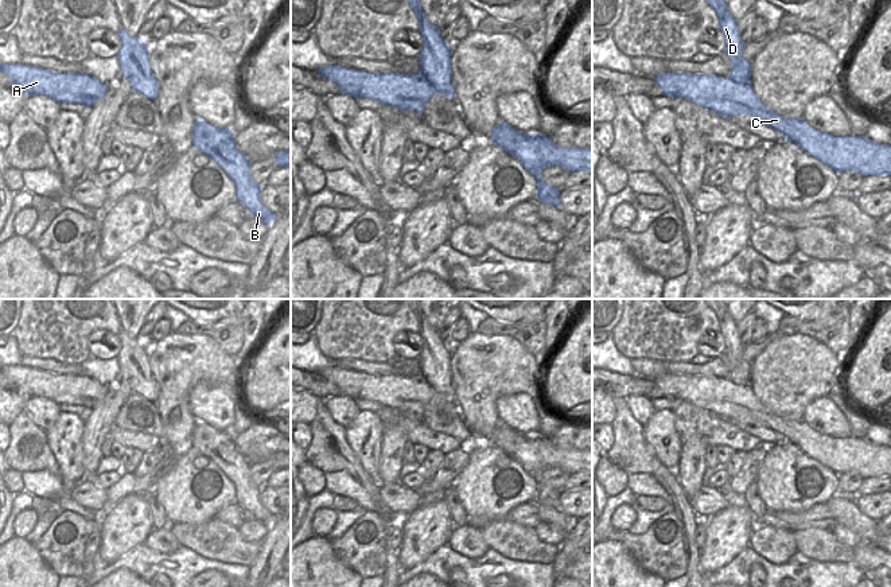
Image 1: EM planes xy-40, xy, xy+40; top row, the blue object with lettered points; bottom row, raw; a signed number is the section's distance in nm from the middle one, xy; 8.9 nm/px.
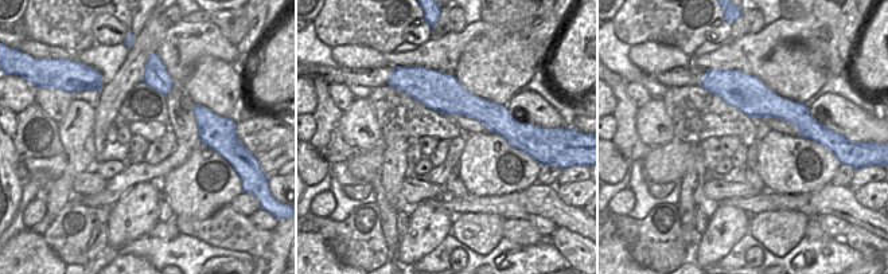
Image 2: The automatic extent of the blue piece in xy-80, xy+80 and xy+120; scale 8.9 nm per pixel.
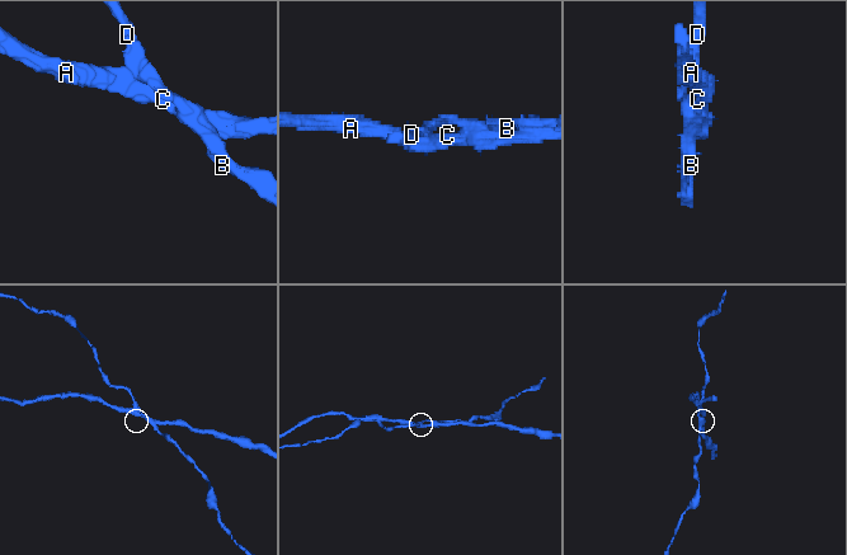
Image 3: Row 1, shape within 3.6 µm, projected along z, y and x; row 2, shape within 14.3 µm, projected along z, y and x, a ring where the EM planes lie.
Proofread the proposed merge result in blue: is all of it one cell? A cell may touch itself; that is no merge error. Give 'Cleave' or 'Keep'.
Cleave

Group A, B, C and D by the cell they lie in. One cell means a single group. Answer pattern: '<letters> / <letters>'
A C / B D

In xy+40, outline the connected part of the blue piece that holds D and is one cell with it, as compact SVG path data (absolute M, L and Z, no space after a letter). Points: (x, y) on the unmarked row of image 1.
M704 299L704 302L715 311L720 323L725 345L723 355L731 362L729 380L738 385L750 385L751 364L742 357L744 345L739 339L736 322L731 318L725 302L723 299Z

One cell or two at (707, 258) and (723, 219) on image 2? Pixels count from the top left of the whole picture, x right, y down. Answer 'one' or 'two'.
one

